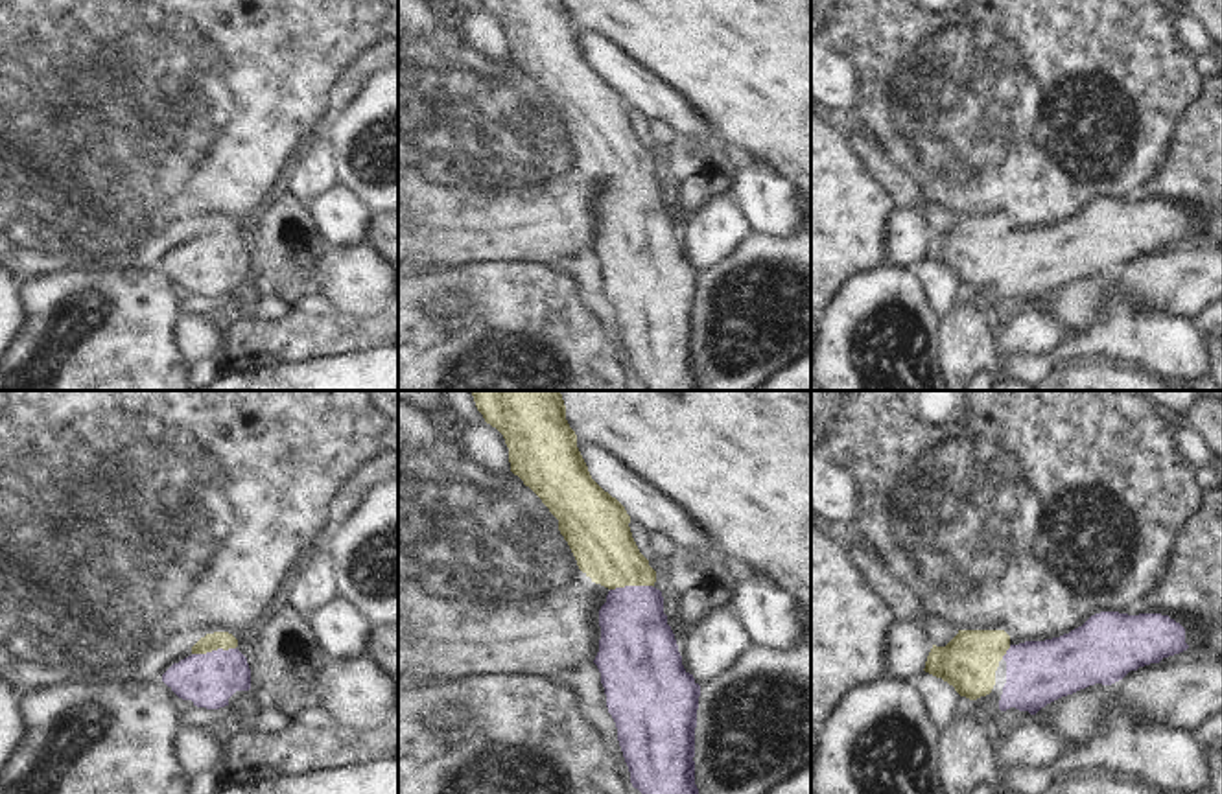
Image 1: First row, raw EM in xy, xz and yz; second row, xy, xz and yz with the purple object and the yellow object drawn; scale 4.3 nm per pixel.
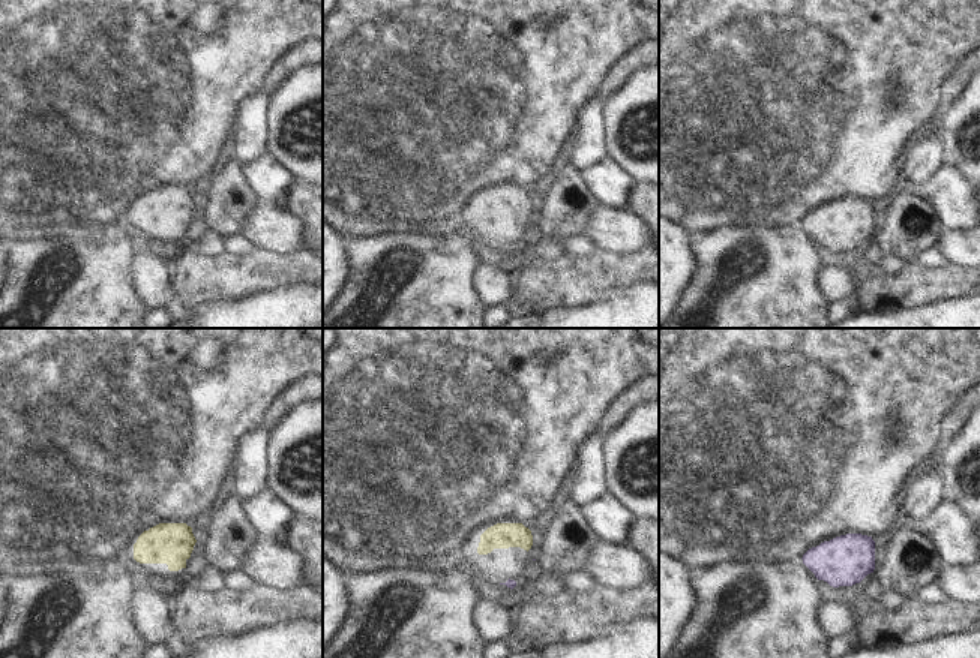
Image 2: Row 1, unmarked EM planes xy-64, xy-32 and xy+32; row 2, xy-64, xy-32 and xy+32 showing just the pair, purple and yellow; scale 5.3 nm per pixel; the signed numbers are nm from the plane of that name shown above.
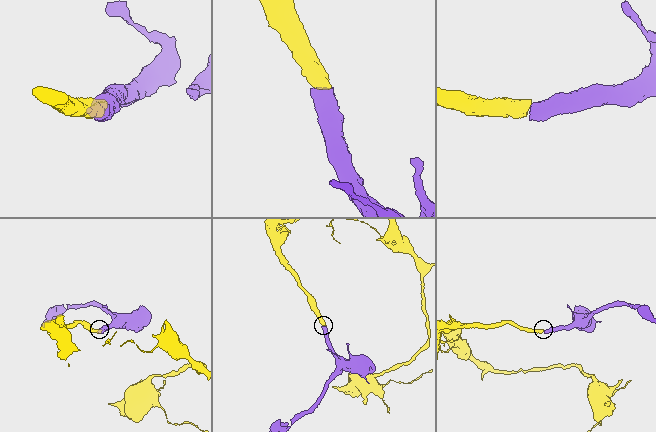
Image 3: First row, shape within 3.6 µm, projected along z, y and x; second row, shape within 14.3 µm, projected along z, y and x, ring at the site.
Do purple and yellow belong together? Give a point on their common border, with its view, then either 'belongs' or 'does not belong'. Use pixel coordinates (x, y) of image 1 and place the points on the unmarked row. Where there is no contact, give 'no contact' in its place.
contact xy (212, 238); belongs

